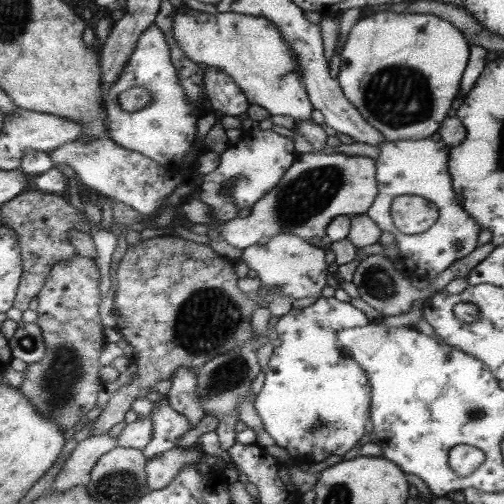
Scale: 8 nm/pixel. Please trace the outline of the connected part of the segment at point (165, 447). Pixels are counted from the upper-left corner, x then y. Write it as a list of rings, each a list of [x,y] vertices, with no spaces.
[[[168,396],[156,402],[156,410],[152,412],[154,419],[154,438],[145,449],[145,454],[151,460],[178,447],[180,440],[192,430],[190,417],[178,412]]]

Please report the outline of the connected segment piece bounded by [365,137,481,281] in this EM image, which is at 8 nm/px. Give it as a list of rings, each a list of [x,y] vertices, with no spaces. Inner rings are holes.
[[[430,137],[420,140],[406,139],[384,141],[380,146],[376,164],[378,193],[365,213],[380,227],[382,232],[394,235],[400,251],[400,259],[408,276],[432,280],[455,261],[468,256],[478,246],[480,225],[466,209],[456,202],[456,191],[448,170],[450,146],[444,141],[434,141]],[[412,194],[430,200],[438,208],[438,219],[426,232],[404,234],[390,221],[390,204],[396,196]]]

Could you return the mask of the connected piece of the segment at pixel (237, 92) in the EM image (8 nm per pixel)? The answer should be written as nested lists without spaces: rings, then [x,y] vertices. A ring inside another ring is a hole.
[[[205,66],[204,72],[206,94],[213,112],[219,117],[246,114],[251,103],[236,80],[221,68]]]

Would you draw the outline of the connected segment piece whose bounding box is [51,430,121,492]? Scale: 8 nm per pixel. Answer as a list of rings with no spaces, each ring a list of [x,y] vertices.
[[[119,430],[88,437],[75,449],[73,457],[68,459],[51,492],[68,491],[78,485],[88,486],[99,460],[120,446]]]

